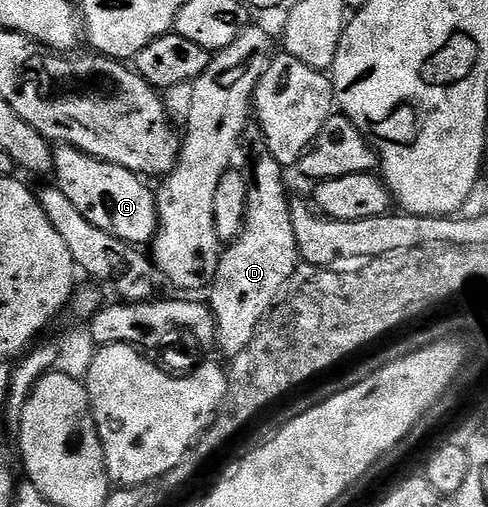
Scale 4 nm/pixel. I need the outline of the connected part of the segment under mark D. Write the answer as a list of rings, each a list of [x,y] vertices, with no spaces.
[[[249,124],[242,132],[240,150],[248,153],[244,227],[233,242],[223,247],[216,275],[211,280],[209,294],[206,294],[206,301],[216,318],[215,345],[220,346],[227,356],[242,352],[242,348],[250,344],[286,280],[290,280],[296,267],[301,265],[298,240],[294,240],[294,224],[290,220],[292,202],[284,187],[286,170],[274,160],[259,124]]]

